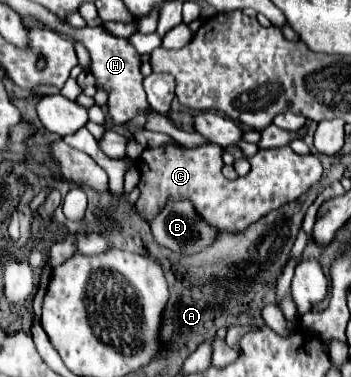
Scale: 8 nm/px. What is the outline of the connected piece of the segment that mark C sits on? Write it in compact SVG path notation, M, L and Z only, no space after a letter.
M166 144L158 148L146 148L138 158L140 198L134 204L136 214L150 222L154 216L158 216L166 202L190 200L196 214L208 226L216 226L220 232L236 234L264 218L270 210L276 210L300 198L304 192L308 192L310 186L320 180L324 172L320 160L314 154L302 156L286 146L258 150L258 154L250 158L252 170L246 176L228 180L220 172L220 152L222 148L218 144L206 144L198 148L178 148L174 144Z

